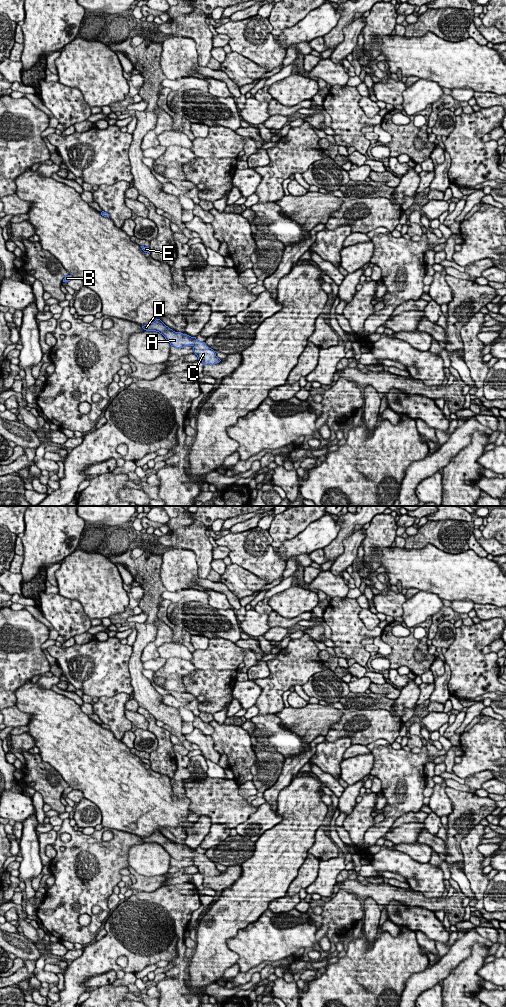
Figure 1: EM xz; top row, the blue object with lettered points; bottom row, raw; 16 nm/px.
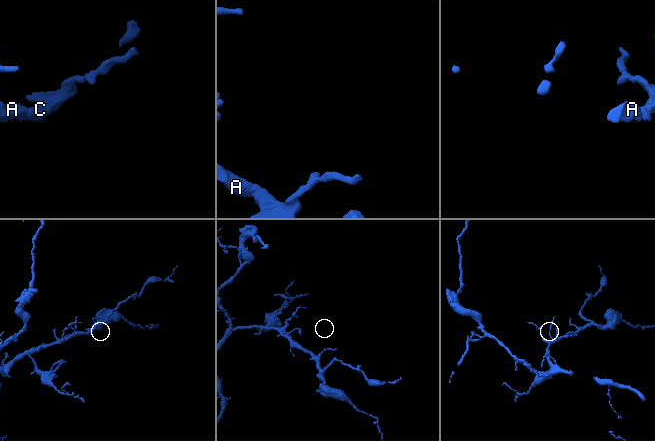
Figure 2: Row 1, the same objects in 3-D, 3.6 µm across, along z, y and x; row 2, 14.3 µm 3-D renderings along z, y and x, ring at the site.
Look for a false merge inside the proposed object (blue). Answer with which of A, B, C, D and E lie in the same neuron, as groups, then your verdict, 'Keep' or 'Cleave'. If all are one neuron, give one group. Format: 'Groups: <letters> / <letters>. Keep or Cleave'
Groups: A B C D E. Keep

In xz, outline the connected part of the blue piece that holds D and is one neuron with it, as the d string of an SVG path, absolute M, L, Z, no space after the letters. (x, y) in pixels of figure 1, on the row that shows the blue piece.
M156 319L149 325L144 325L142 328L146 331L156 331L162 334L171 346L183 348L184 346L192 346L194 353L197 355L203 365L217 364L221 360L216 356L213 349L209 348L205 342L200 342L196 337L191 337L181 332L175 332L166 326L160 319Z

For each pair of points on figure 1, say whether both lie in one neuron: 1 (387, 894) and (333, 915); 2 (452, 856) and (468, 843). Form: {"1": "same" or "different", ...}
{"1": "different", "2": "different"}

